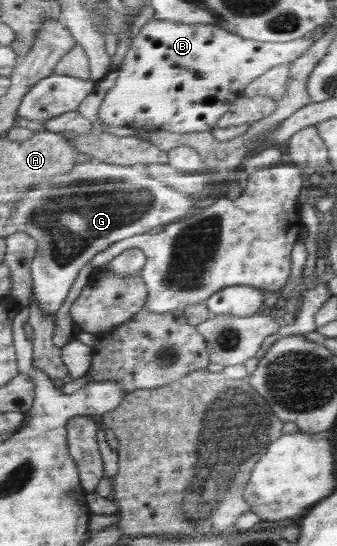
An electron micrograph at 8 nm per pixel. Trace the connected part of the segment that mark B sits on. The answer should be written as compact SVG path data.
M149 19L132 38L130 50L118 68L118 82L107 91L99 121L112 127L132 127L149 132L168 131L171 133L197 133L212 131L217 127L219 118L229 110L229 106L242 96L243 91L258 76L279 64L293 62L301 56L316 36L289 40L285 44L266 43L245 39L215 24L181 24L181 22Z

